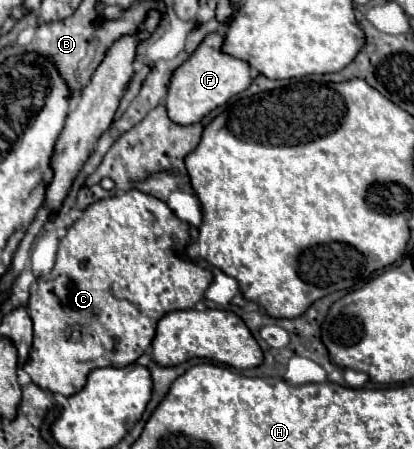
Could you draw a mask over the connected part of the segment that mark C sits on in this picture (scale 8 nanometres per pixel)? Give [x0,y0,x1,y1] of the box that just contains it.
[23,190,213,396]

